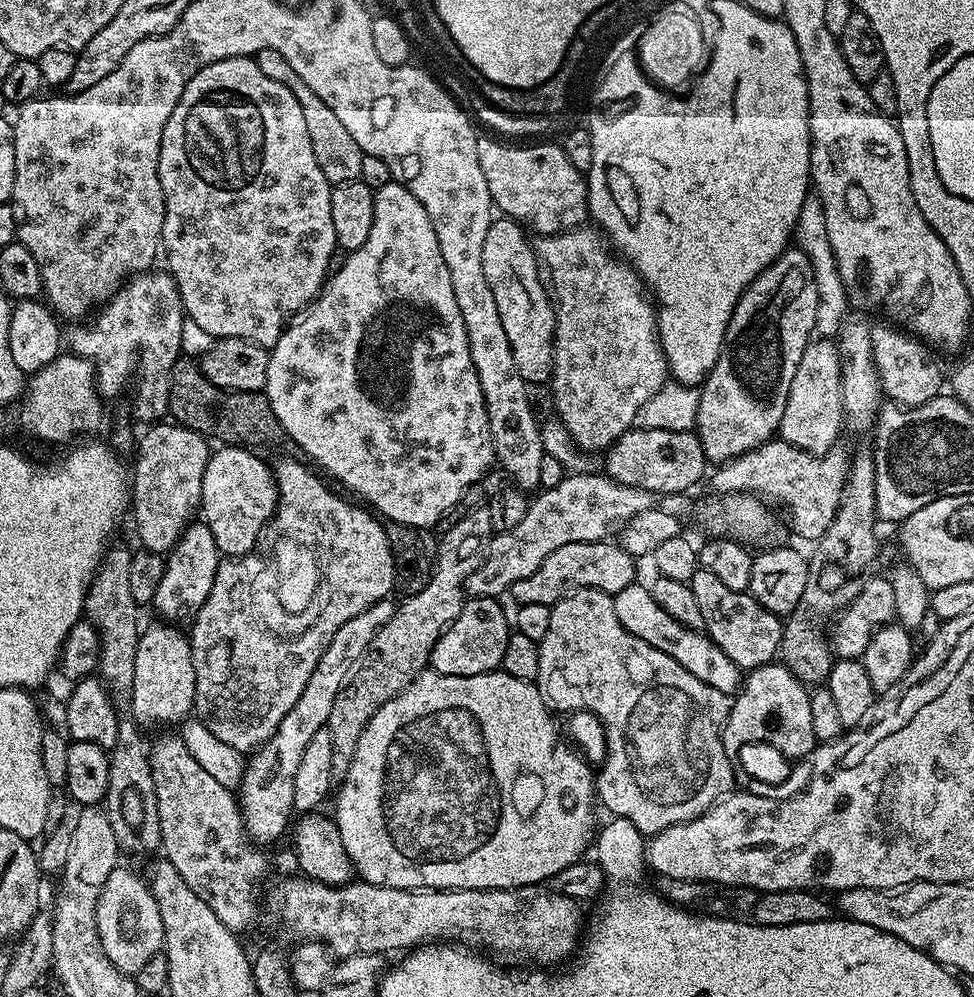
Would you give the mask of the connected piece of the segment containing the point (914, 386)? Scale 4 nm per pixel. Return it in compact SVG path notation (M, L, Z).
M888 324L875 325L872 328L872 366L876 379L880 381L881 393L889 401L910 408L941 395L943 388L940 387L943 384L945 387L946 376L945 373L944 376L940 373L935 360L937 357L930 351L929 345L907 331Z

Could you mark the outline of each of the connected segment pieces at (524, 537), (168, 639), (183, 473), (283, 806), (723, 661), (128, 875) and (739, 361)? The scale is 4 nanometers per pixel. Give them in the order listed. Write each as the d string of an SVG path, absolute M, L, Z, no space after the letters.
M591 471L565 475L560 484L543 489L539 493L541 496L529 503L526 518L522 518L514 530L495 533L491 537L493 540L487 541L482 559L468 575L467 595L503 597L503 592L505 595L514 582L530 578L530 574L534 574L534 570L538 570L538 566L542 566L542 562L554 554L558 546L608 540L608 532L615 533L629 520L653 507L652 493L625 484L615 484L604 474L592 475Z
M159 622L143 629L138 642L138 654L134 654L134 686L132 687L132 716L141 725L179 725L193 711L196 702L196 679L194 678L194 658L192 641L179 632L179 627L168 622Z
M175 422L167 423L156 424L139 437L134 452L136 469L130 472L130 516L136 519L139 547L161 554L171 552L184 533L188 511L200 507L202 458L210 452L199 431Z
M385 598L366 606L362 614L355 614L348 622L342 622L342 626L338 626L338 634L330 638L330 646L326 646L322 658L318 658L318 666L314 666L314 674L310 674L306 690L302 690L298 702L290 706L290 714L278 722L274 735L247 757L244 777L238 785L238 803L249 841L265 846L274 843L284 831L284 835L289 831L294 816L294 774L298 774L298 762L302 762L306 742L310 742L310 738L314 738L314 734L318 734L318 730L327 725L334 698L338 698L363 660L364 651L370 646L376 631L390 622L397 607L397 601Z
M640 582L631 584L612 596L618 622L622 622L622 626L626 626L630 634L645 640L651 648L670 654L670 658L674 658L686 670L690 670L694 678L706 682L706 686L714 686L714 690L722 690L729 694L739 692L742 687L741 668L703 631L679 624L662 606L658 606L658 602L654 602L651 587L644 585L643 588L642 584Z
M124 866L116 867L110 878L106 878L106 886L102 886L96 907L96 925L106 958L110 958L118 970L129 974L142 970L142 966L164 947L162 914L151 887Z
M795 246L785 250L769 268L756 276L756 281L740 296L724 335L724 349L699 389L694 431L702 442L706 458L713 465L734 460L779 433L782 414L786 414L786 398L790 398L790 382L794 382L798 362L802 362L802 350L806 350L808 341L813 339L817 314L818 285L814 282L814 270L810 270L810 258Z

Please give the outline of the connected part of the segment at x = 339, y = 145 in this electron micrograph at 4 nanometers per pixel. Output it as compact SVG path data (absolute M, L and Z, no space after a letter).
M266 48L257 52L254 59L258 70L262 70L266 78L282 82L282 86L286 86L290 94L298 98L298 106L302 106L302 114L306 117L306 131L310 133L310 146L314 150L314 158L318 158L318 166L322 174L326 174L329 184L335 186L342 182L360 179L362 158L365 154L358 146L358 142L350 138L346 126L342 126L341 120L334 115L334 110L330 110L330 106L326 106L326 102L322 102L322 98L318 98L318 94L314 94L314 90L310 90L310 86L306 86L302 78L298 78L298 74L294 74L294 66L290 66L290 62L286 62L286 58L278 54L278 50Z

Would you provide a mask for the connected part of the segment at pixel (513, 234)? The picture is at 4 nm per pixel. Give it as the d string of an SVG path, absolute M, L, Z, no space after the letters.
M511 218L493 219L490 230L486 230L486 242L482 246L482 270L486 270L486 282L490 282L490 291L494 294L494 302L498 302L498 315L502 318L502 327L506 330L506 338L510 338L510 350L514 354L514 366L518 366L518 374L530 386L536 386L552 375L552 360L556 357L556 309L553 297L546 287L542 275L542 265L524 237L525 229Z

